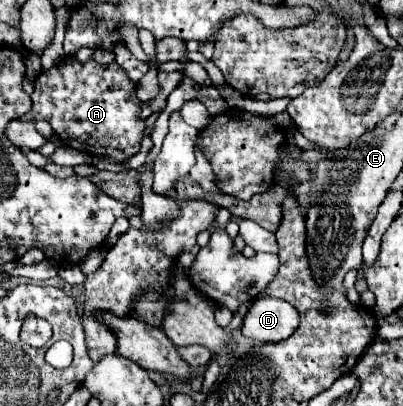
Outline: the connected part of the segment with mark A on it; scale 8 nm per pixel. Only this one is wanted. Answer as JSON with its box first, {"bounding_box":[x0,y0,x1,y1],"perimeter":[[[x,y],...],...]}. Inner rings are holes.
{"bounding_box":[22,57,144,163],"perimeter":[[[68,57],[36,77],[32,109],[22,119],[44,119],[68,147],[124,163],[140,151],[144,125],[138,121],[138,113],[140,99],[136,97],[136,85],[118,63],[102,67],[94,59],[78,63],[74,57]]]}

